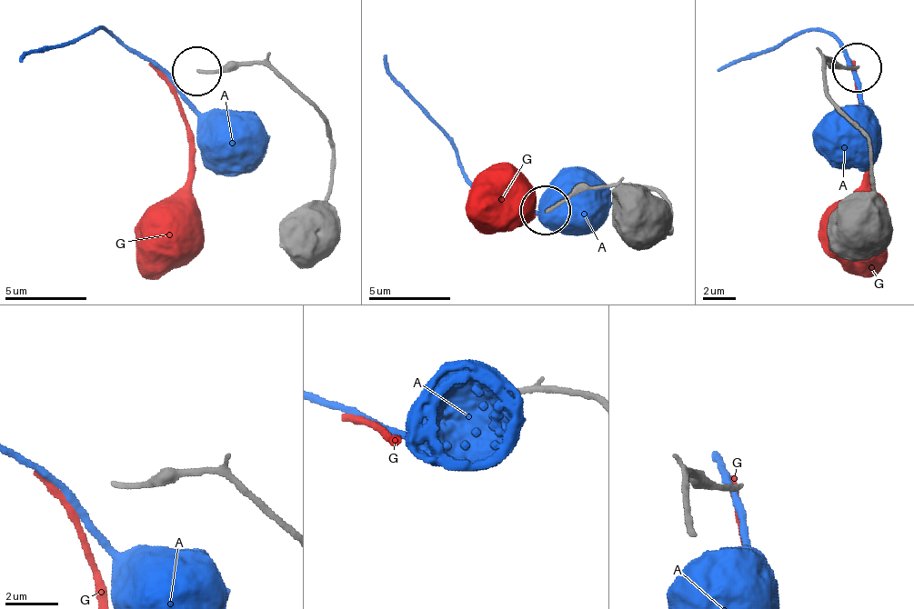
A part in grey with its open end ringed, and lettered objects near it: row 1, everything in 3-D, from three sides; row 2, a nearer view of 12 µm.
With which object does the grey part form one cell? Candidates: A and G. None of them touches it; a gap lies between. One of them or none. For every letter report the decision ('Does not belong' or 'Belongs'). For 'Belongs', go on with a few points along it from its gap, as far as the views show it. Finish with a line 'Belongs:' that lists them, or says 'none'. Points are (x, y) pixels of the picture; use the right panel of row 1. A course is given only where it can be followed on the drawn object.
A: Does not belong
G: Does not belong
Belongs: none

